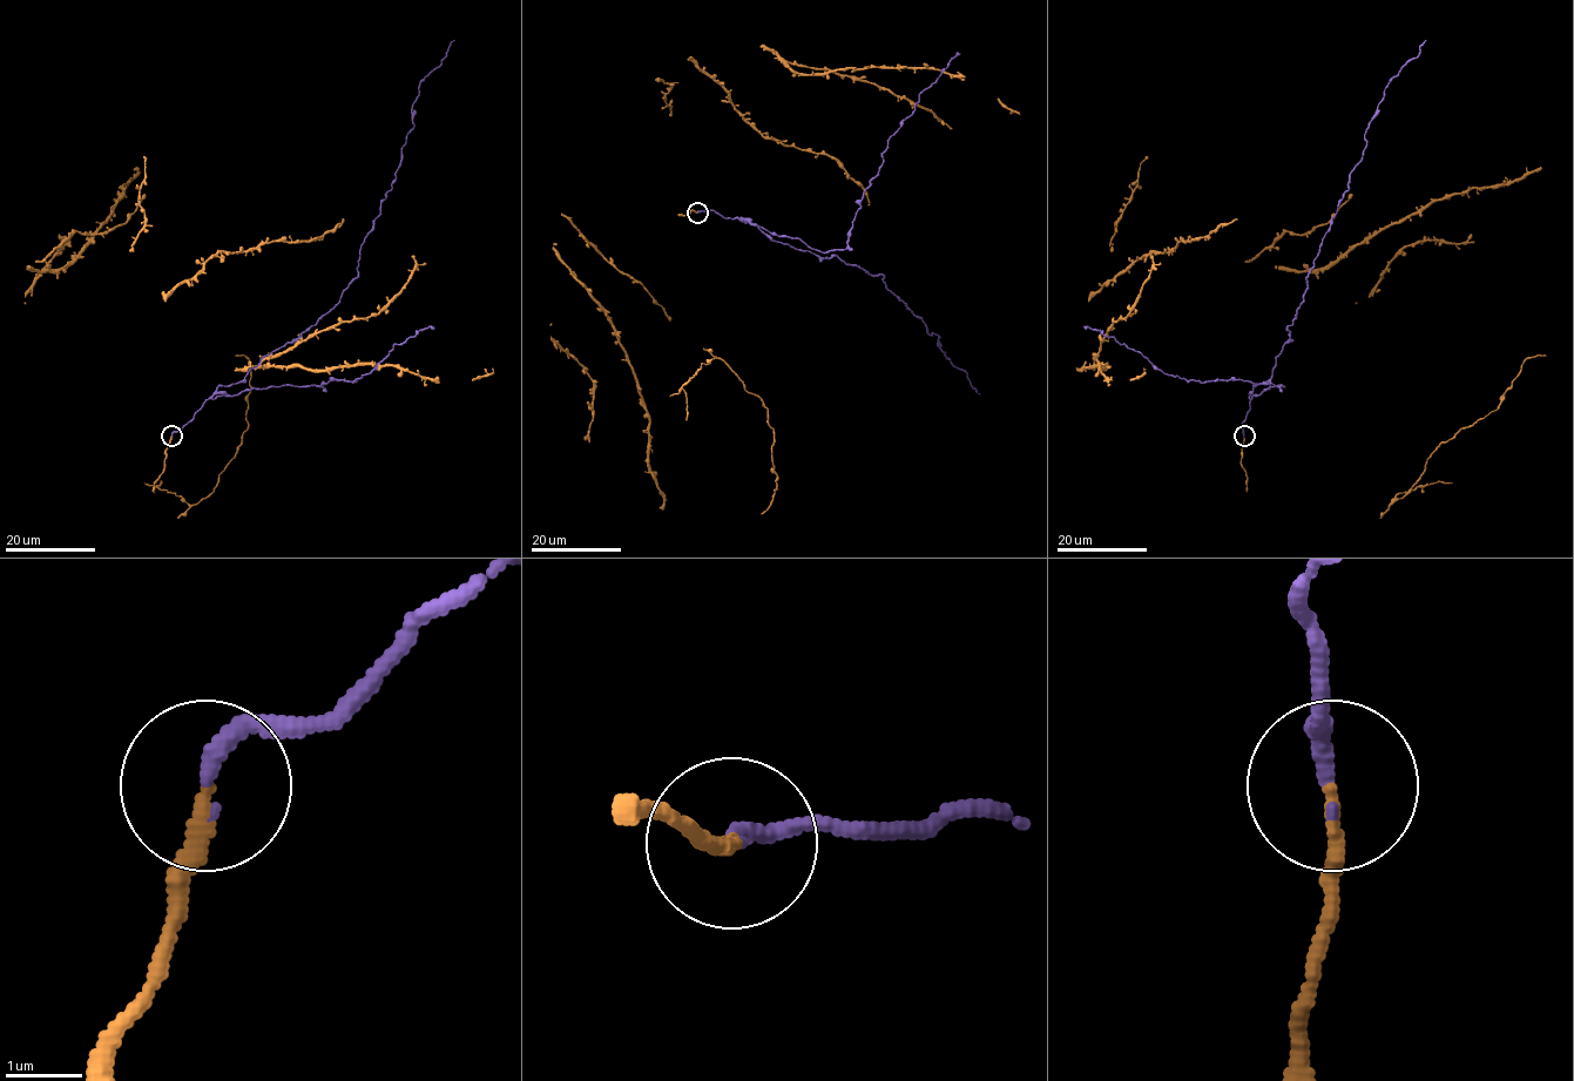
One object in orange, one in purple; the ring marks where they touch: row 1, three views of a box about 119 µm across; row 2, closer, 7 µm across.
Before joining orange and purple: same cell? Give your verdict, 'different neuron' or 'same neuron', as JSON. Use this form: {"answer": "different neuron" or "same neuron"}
{"answer": "same neuron"}

